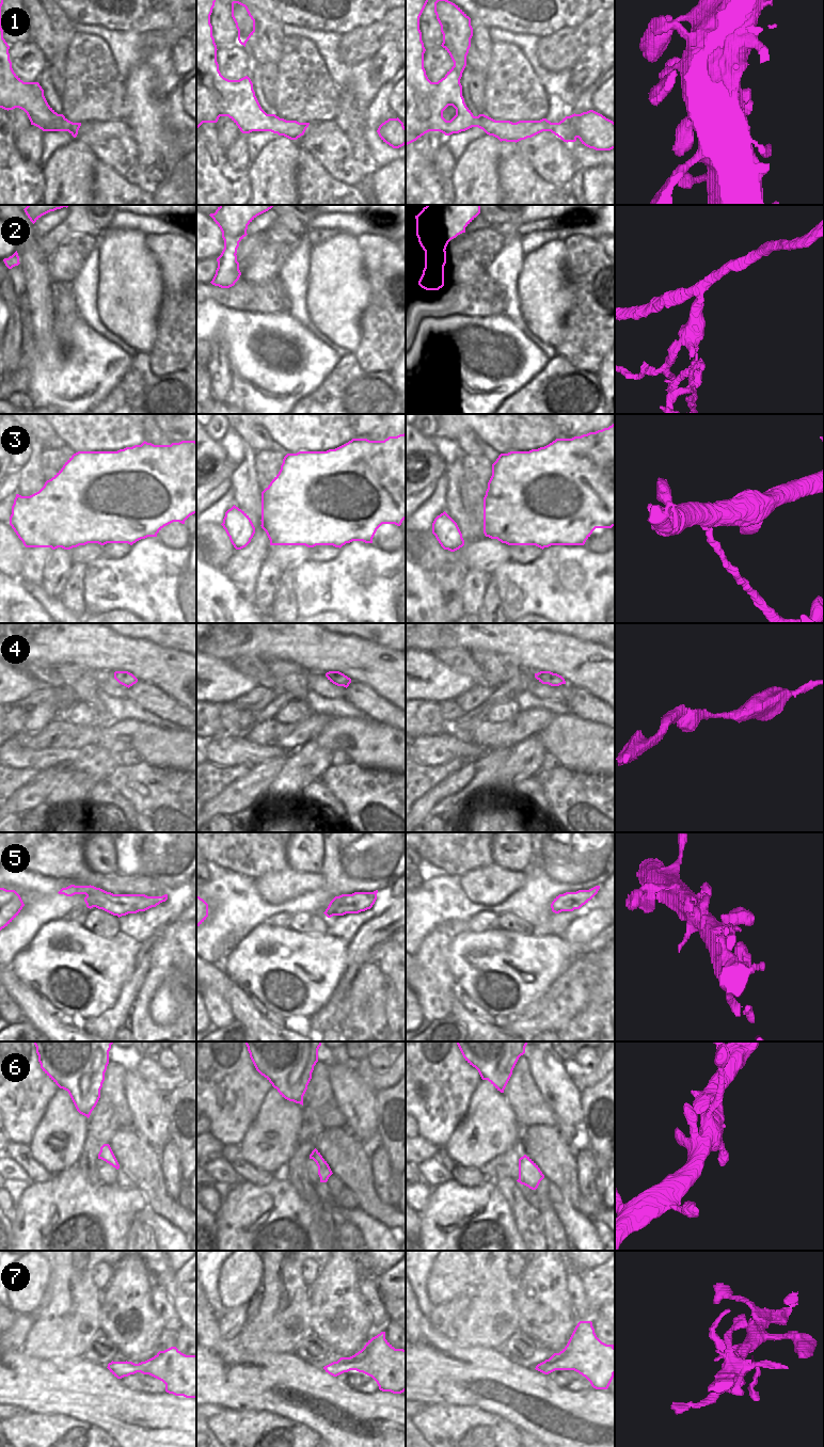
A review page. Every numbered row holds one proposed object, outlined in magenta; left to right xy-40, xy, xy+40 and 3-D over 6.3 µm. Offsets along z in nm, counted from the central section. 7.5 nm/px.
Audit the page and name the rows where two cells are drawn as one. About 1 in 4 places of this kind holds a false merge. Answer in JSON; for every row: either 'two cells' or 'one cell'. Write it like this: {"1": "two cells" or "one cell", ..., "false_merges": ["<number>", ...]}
{"1": "one cell", "2": "two cells", "3": "two cells", "4": "one cell", "5": "one cell", "6": "one cell", "7": "one cell", "false_merges": ["2", "3"]}

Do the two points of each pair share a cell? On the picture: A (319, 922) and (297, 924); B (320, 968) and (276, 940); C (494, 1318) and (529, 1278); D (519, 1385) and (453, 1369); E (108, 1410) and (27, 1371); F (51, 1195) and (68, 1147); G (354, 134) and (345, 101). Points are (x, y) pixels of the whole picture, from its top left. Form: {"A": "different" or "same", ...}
{"A": "same", "B": "same", "C": "different", "D": "same", "E": "same", "F": "different", "G": "same"}

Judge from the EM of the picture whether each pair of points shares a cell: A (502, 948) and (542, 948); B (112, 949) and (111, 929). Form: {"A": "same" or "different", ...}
{"A": "same", "B": "different"}

